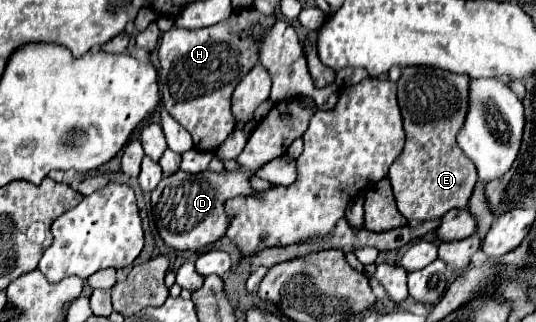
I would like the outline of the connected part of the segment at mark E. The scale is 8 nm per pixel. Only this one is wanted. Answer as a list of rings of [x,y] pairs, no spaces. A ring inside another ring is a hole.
[[[406,67],[402,69],[402,77],[398,81],[398,105],[400,105],[400,111],[402,111],[402,117],[404,117],[404,131],[406,131],[406,145],[404,145],[404,151],[402,155],[392,163],[390,167],[390,185],[392,185],[392,191],[394,191],[394,197],[396,197],[396,203],[398,203],[398,211],[412,223],[412,225],[418,225],[422,221],[428,221],[428,219],[440,219],[446,211],[450,209],[464,209],[474,193],[474,185],[476,185],[476,179],[478,179],[478,173],[476,173],[476,167],[470,159],[466,159],[466,155],[462,153],[462,149],[458,147],[456,143],[456,133],[464,127],[464,117],[468,115],[468,77],[466,75],[456,75],[456,73],[448,73],[448,71],[442,71],[442,69],[434,69],[434,67]]]

